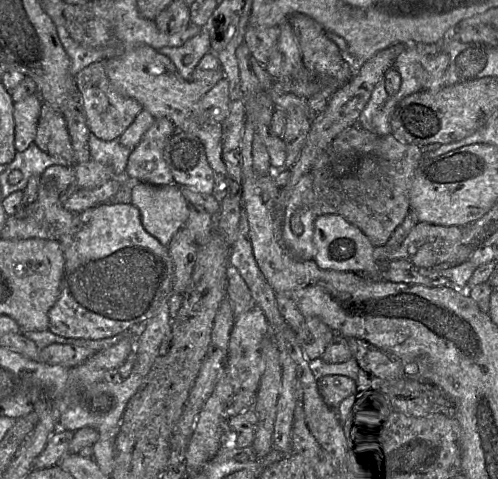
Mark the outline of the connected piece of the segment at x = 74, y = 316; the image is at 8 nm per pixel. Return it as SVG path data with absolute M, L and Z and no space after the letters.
M103 203L76 215L71 227L61 237L59 243L64 252L64 273L58 299L48 313L49 330L55 335L68 339L102 340L127 333L132 327L145 323L155 313L161 301L173 293L174 263L169 248L162 245L158 239L144 229L140 211L132 203Z

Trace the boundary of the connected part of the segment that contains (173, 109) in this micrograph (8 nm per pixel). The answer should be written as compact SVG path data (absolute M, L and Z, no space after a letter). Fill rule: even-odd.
M139 44L123 54L106 62L107 76L113 87L121 94L138 101L143 109L155 118L169 118L177 131L195 135L202 142L207 160L215 178L215 195L223 199L226 190L227 173L222 159L222 123L199 118L194 106L224 76L221 67L198 81L186 80L173 62L149 45Z

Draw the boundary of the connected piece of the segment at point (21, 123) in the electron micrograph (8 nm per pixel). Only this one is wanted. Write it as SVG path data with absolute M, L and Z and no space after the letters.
M38 94L14 103L15 149L24 152L35 140L43 101Z

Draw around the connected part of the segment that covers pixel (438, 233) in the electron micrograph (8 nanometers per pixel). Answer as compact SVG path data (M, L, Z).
M419 222L397 248L376 246L373 257L377 261L407 259L416 267L431 268L455 261L463 244L463 227Z

